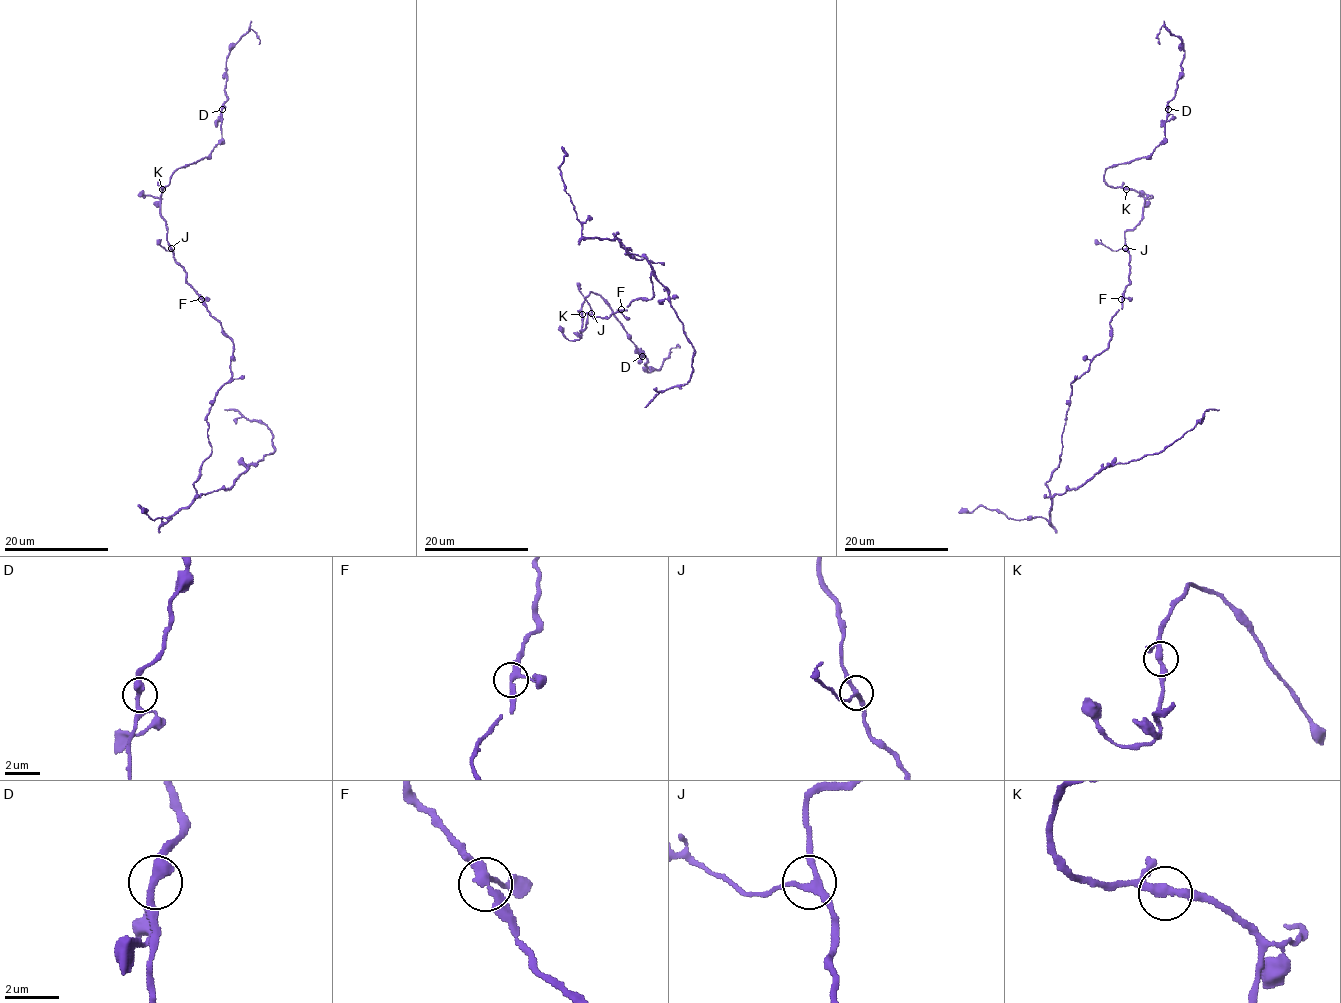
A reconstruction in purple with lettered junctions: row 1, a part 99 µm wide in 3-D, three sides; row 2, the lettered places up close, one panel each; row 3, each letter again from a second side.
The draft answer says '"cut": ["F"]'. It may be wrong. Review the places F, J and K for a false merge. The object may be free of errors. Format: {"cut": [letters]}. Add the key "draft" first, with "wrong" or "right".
{"draft": "wrong", "cut": []}

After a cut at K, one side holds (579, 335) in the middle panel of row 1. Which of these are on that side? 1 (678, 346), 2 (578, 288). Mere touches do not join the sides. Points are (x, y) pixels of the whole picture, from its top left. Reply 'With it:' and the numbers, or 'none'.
With it: 2

